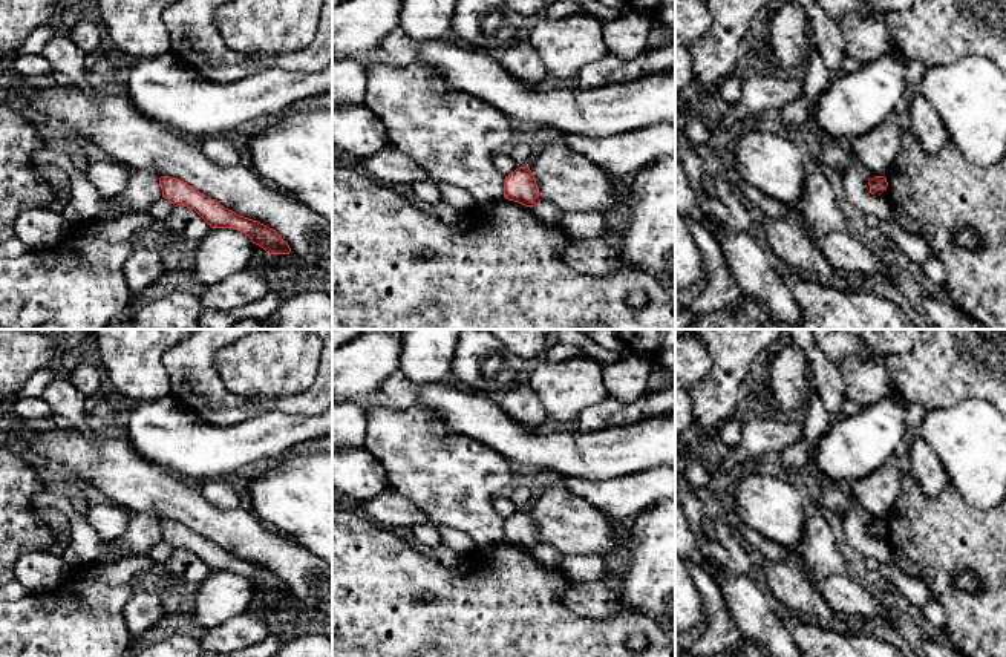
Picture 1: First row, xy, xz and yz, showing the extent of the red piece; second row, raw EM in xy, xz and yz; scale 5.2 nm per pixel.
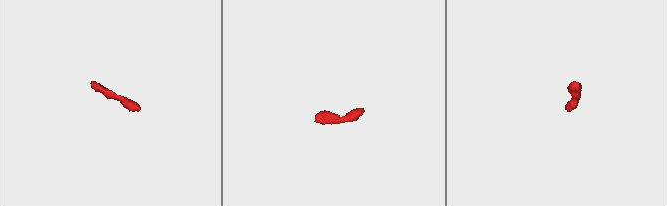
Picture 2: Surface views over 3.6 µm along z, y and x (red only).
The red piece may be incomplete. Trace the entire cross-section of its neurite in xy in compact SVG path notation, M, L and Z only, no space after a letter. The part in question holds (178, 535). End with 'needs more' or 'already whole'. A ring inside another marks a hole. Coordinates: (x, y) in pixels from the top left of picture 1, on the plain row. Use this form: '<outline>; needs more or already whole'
M161 519L159 530L162 533L162 541L168 542L175 550L184 548L194 553L211 571L237 573L269 597L291 596L289 588L276 573L257 564L236 557L187 525L178 521Z; already whole

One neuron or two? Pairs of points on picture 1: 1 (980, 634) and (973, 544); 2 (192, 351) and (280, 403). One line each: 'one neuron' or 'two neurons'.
1: one neuron
2: one neuron

